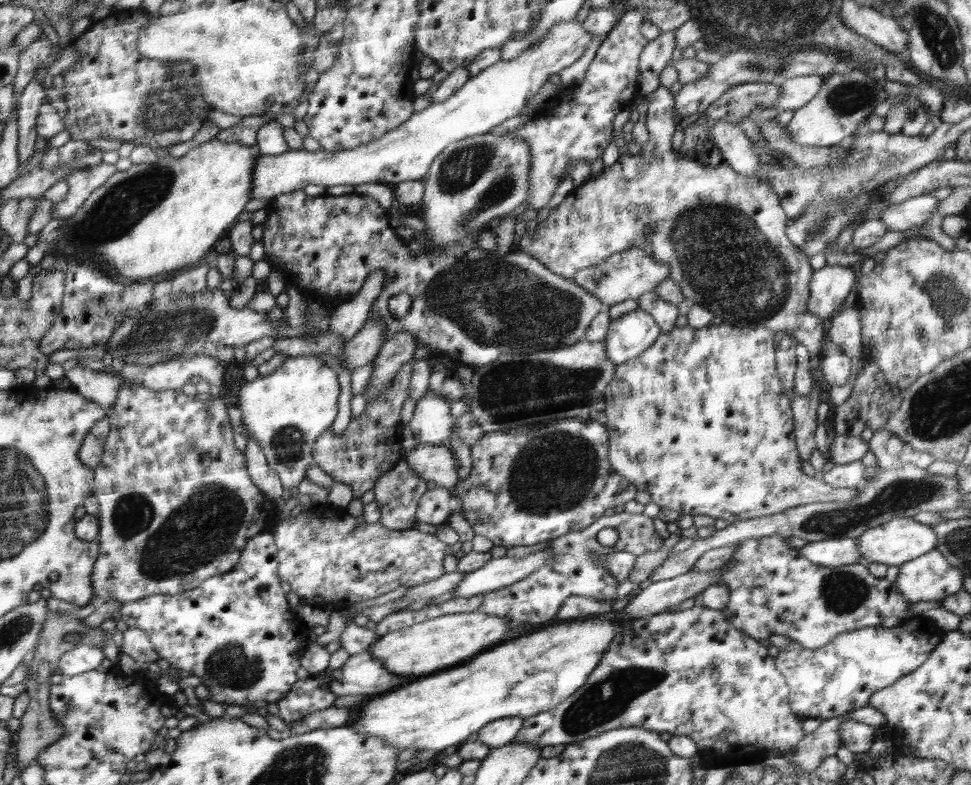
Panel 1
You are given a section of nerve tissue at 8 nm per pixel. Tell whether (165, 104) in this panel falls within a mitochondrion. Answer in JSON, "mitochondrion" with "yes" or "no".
{"mitochondrion":"yes"}

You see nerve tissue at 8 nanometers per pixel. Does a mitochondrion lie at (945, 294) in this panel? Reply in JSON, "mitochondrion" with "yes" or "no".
{"mitochondrion":"yes"}

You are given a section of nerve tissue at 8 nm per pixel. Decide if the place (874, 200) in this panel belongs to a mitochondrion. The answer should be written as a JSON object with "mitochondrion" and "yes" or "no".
{"mitochondrion":"yes"}

